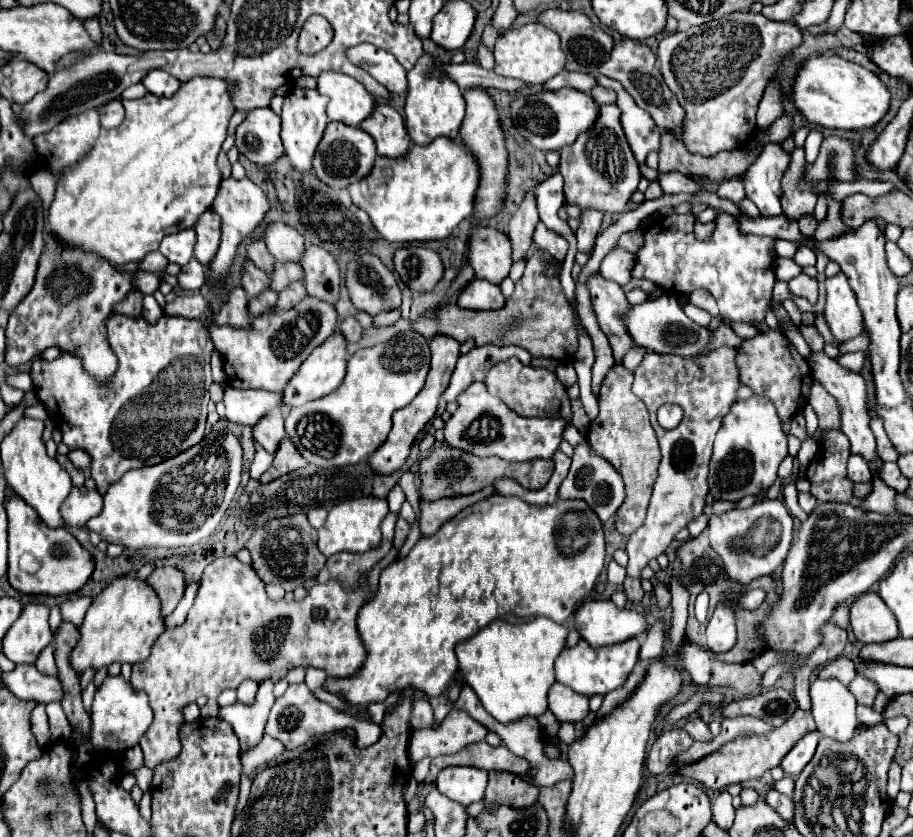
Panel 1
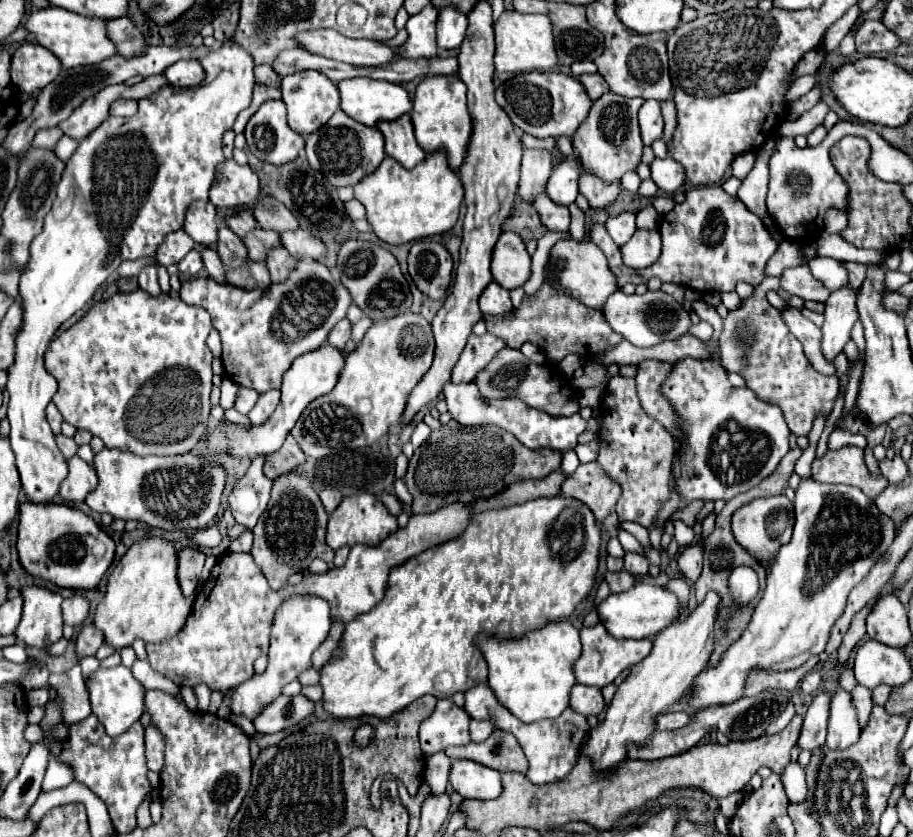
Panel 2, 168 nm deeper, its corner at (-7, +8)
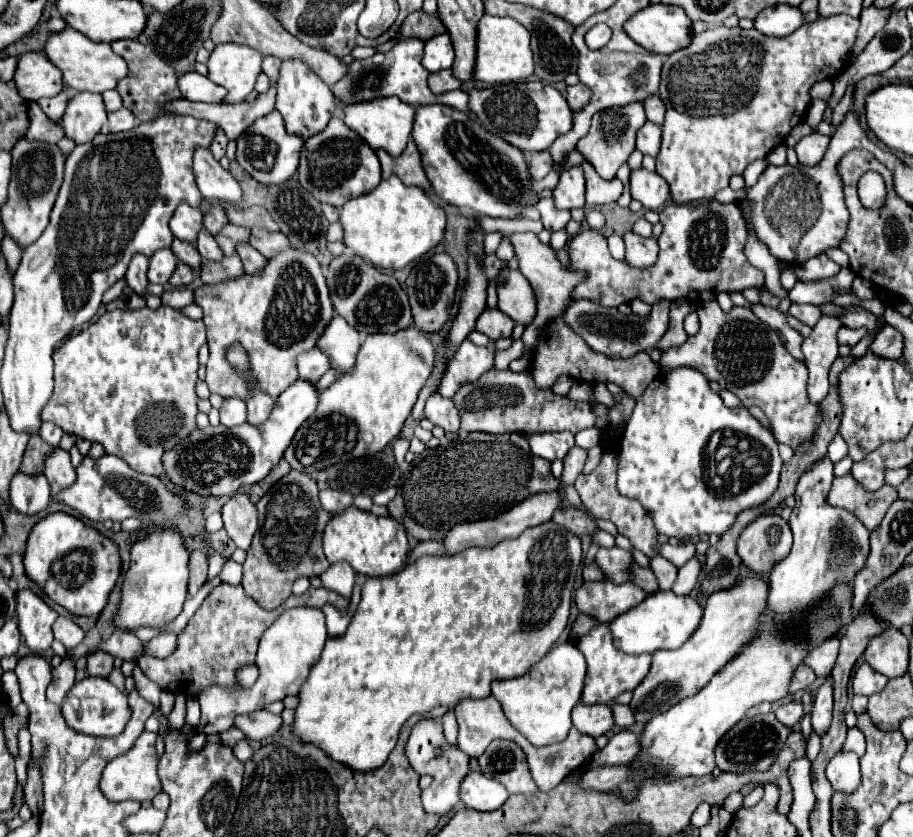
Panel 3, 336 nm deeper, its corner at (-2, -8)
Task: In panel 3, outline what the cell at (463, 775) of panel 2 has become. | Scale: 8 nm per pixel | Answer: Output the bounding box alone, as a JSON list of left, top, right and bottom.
[459,770,509,812]

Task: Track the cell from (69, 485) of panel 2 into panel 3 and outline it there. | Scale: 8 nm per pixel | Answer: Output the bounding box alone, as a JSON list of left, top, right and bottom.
[45,448,75,496]

